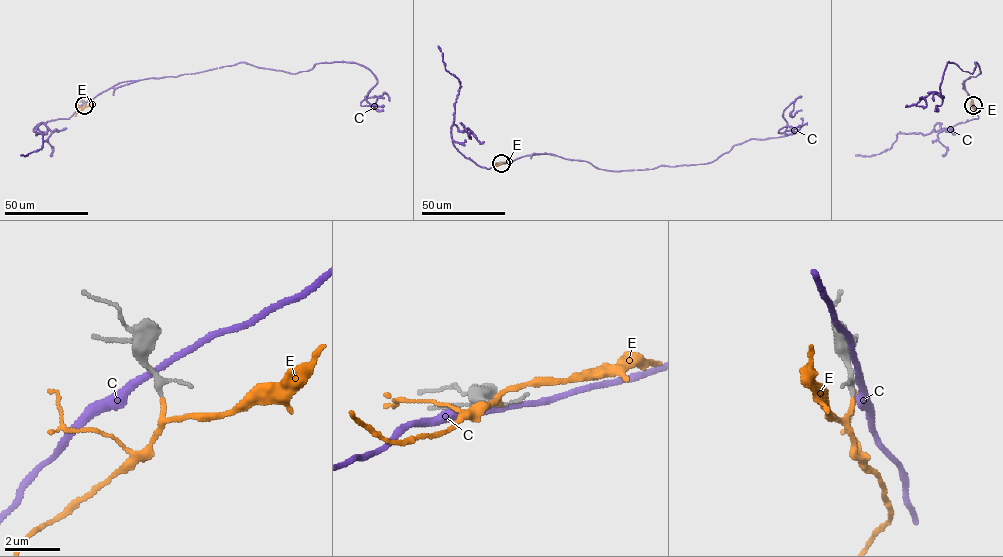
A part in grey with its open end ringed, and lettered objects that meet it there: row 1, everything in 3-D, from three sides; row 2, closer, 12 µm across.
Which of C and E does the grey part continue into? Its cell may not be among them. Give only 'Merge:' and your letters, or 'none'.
Merge: E

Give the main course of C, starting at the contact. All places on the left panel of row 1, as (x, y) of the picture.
C: (83, 103), (120, 82), (242, 62), (294, 74), (355, 63), (377, 80), (366, 100), (384, 98)

